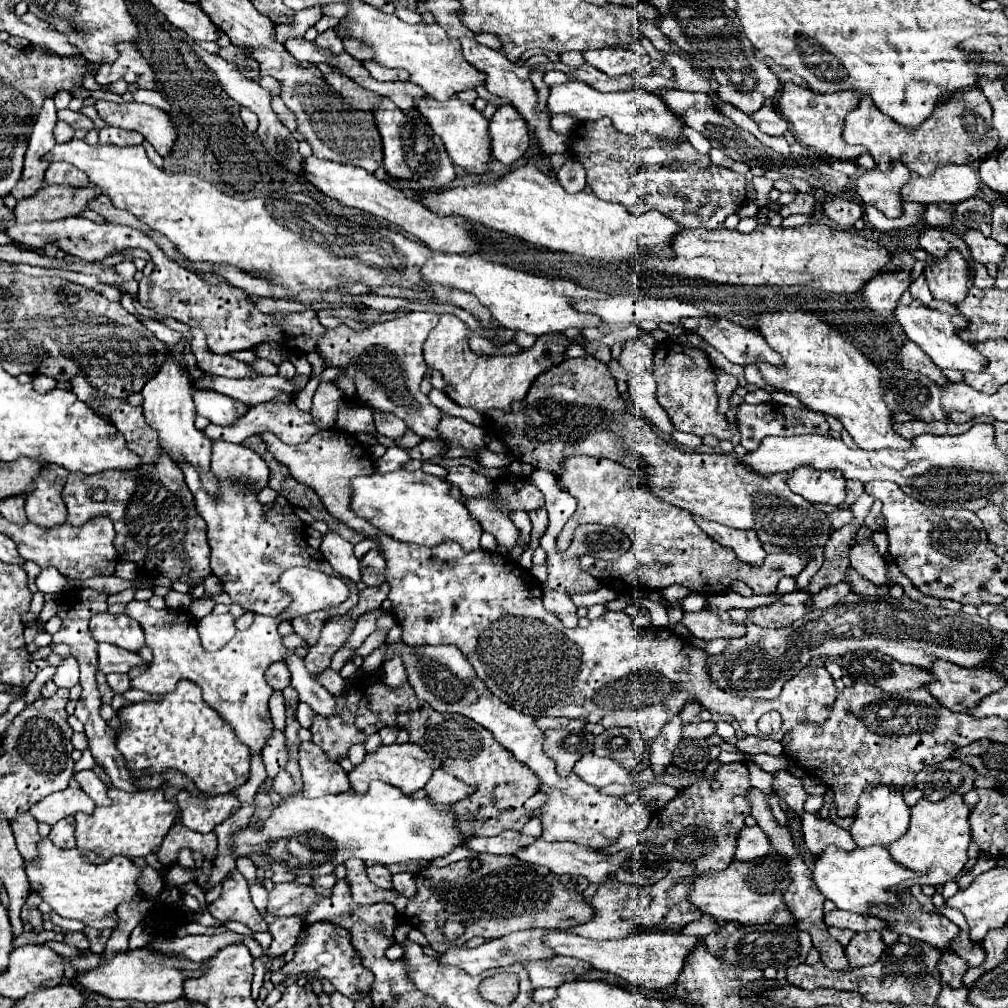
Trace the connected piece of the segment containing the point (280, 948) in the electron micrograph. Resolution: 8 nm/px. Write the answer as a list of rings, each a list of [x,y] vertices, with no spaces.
[[[267,913],[265,921],[267,921],[267,925],[269,925],[269,933],[273,935],[273,943],[271,943],[271,947],[269,947],[269,957],[271,957],[271,959],[277,959],[277,957],[283,955],[287,949],[295,947],[297,935],[299,935],[299,931],[303,931],[301,919],[299,919],[299,917],[277,919],[277,917],[273,917],[273,915]]]

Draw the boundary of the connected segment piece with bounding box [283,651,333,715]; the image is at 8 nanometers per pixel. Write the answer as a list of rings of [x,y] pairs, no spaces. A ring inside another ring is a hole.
[[[289,651],[283,661],[291,671],[291,685],[299,693],[299,699],[309,703],[311,709],[321,715],[333,713],[333,695],[311,677],[307,667],[303,665],[303,659]]]

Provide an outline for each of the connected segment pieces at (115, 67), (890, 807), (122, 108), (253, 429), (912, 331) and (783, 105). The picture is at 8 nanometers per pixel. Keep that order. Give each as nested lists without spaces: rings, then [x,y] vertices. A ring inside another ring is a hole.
[[[129,41],[117,43],[119,57],[113,63],[105,63],[97,71],[97,83],[113,83],[117,79],[125,79],[127,83],[137,83],[141,89],[155,89],[153,71],[147,65],[147,61],[139,55],[135,45],[129,45]]]
[[[873,785],[859,797],[857,815],[855,815],[855,821],[849,829],[849,833],[859,847],[869,847],[869,845],[887,847],[891,841],[895,841],[897,837],[901,837],[907,831],[909,817],[911,817],[911,809],[903,801],[903,793],[899,789],[889,787],[889,785]]]
[[[103,99],[95,101],[93,107],[107,125],[139,131],[159,155],[165,157],[169,153],[169,145],[173,145],[173,121],[169,121],[165,111],[137,101],[113,103]]]
[[[257,405],[253,409],[249,409],[241,421],[237,425],[231,425],[231,427],[219,427],[219,425],[209,425],[205,429],[205,435],[207,437],[221,437],[223,441],[231,441],[231,443],[243,443],[247,437],[251,435],[257,435],[261,433],[261,429],[265,431],[271,431],[275,433],[277,437],[281,437],[281,441],[285,441],[287,445],[297,445],[297,443],[303,443],[307,441],[311,435],[315,435],[317,431],[321,431],[315,423],[313,423],[313,417],[309,411],[301,411],[297,409],[297,405]]]
[[[913,299],[909,305],[897,305],[895,309],[895,319],[901,325],[903,333],[915,341],[931,359],[937,367],[945,369],[957,369],[957,371],[981,371],[985,367],[985,359],[971,349],[971,345],[967,345],[961,337],[957,337],[957,329],[963,329],[963,325],[967,325],[965,317],[961,315],[947,315],[935,309],[929,309],[927,305],[923,305],[919,299]]]
[[[785,83],[779,95],[779,111],[791,123],[793,133],[803,145],[811,147],[817,153],[825,153],[833,159],[855,159],[865,149],[857,145],[847,145],[843,141],[843,121],[845,121],[847,111],[857,105],[859,97],[861,95],[857,95],[857,91],[851,91],[851,89],[837,91],[837,93],[817,93],[809,87]]]

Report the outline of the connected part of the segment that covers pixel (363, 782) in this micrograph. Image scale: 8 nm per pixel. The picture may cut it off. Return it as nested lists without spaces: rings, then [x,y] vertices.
[[[413,743],[379,745],[377,751],[365,755],[361,765],[355,765],[349,771],[349,781],[351,781],[351,787],[355,793],[365,793],[365,789],[369,787],[369,781],[379,779],[379,781],[385,781],[385,783],[401,789],[405,795],[409,795],[417,789],[423,789],[425,783],[429,781],[433,769],[437,769],[437,767],[441,767],[441,761],[437,761],[435,757],[431,757],[429,753],[425,753],[421,747],[417,747]]]

